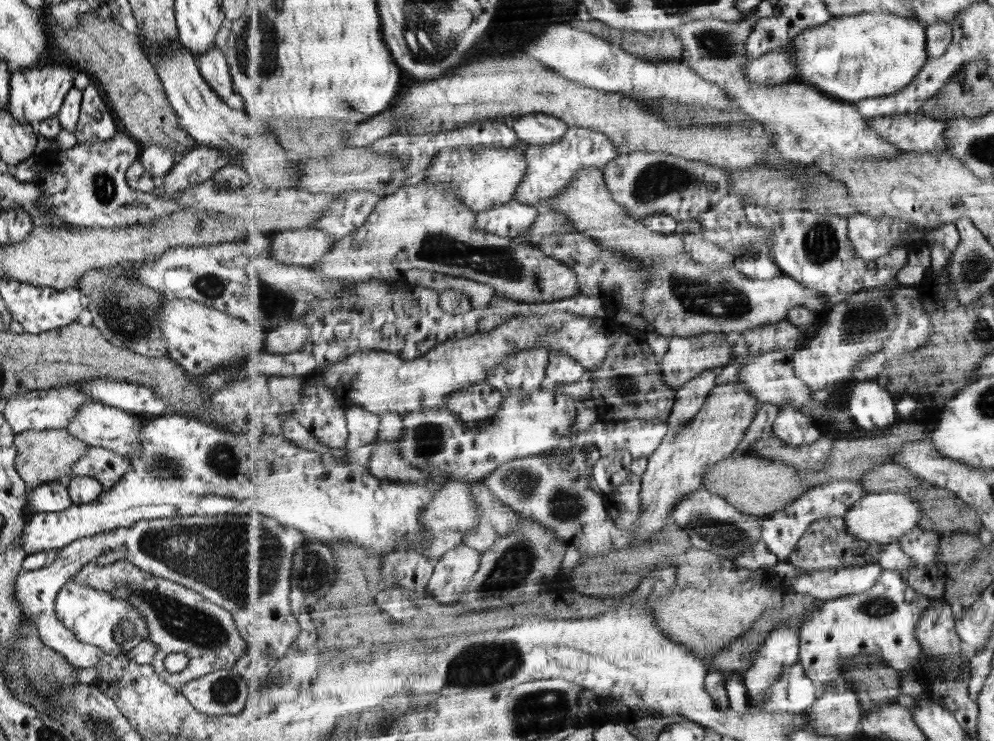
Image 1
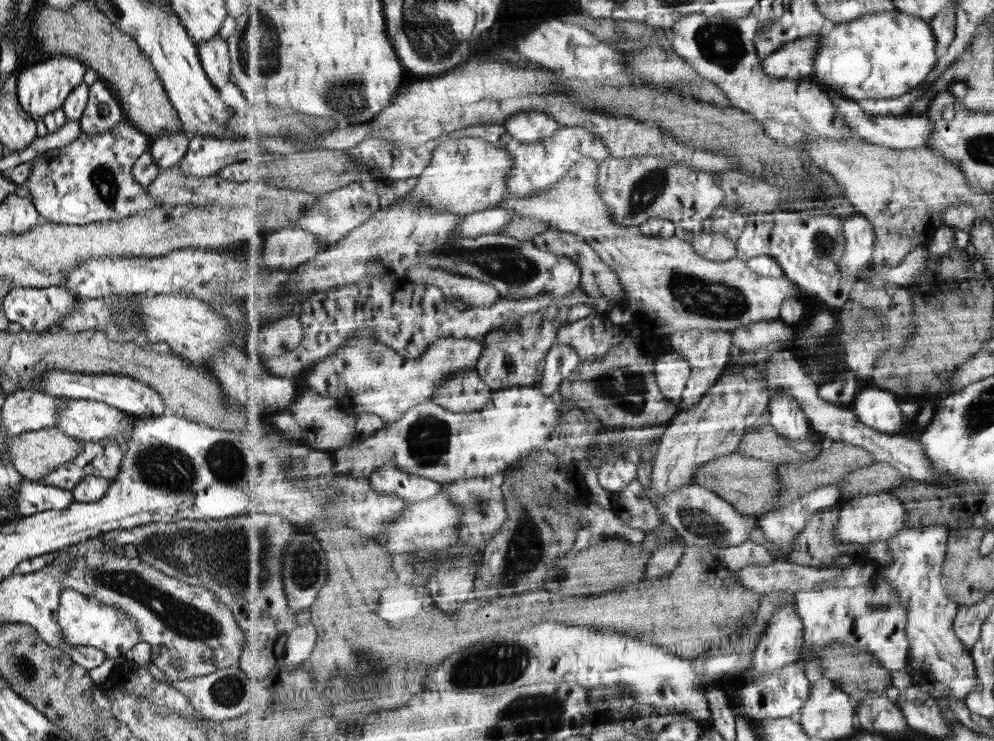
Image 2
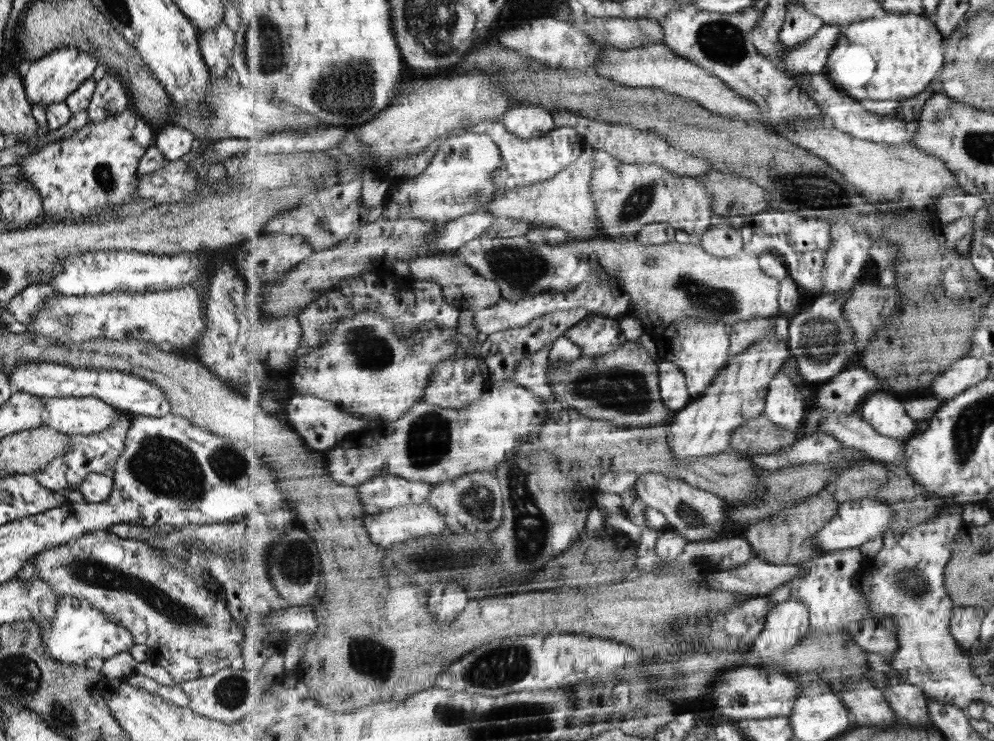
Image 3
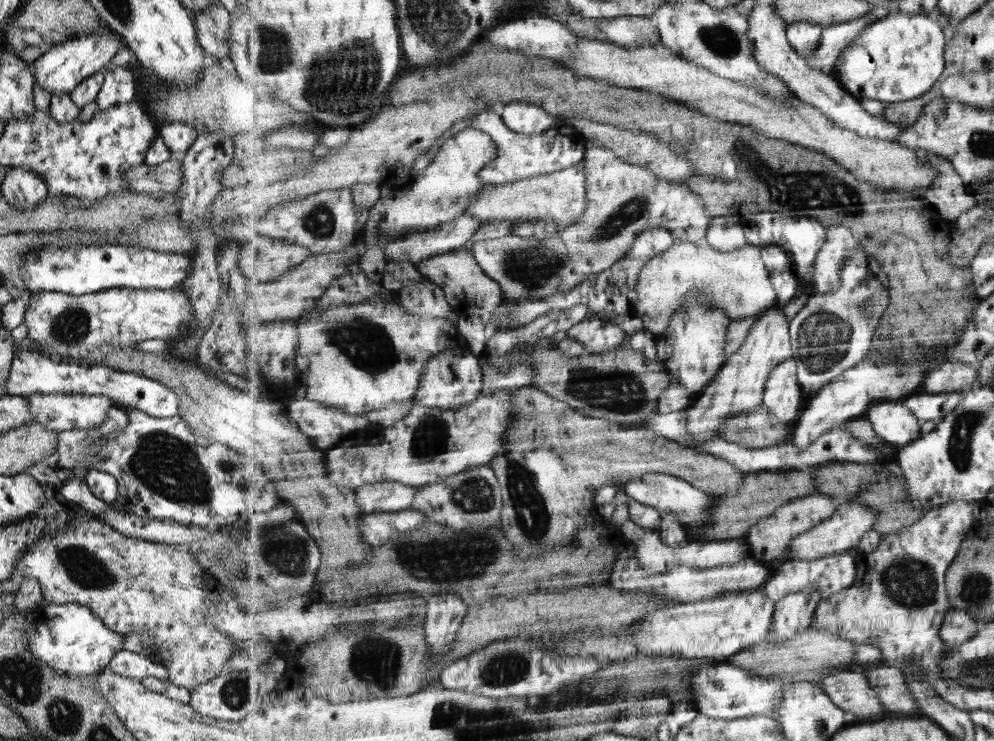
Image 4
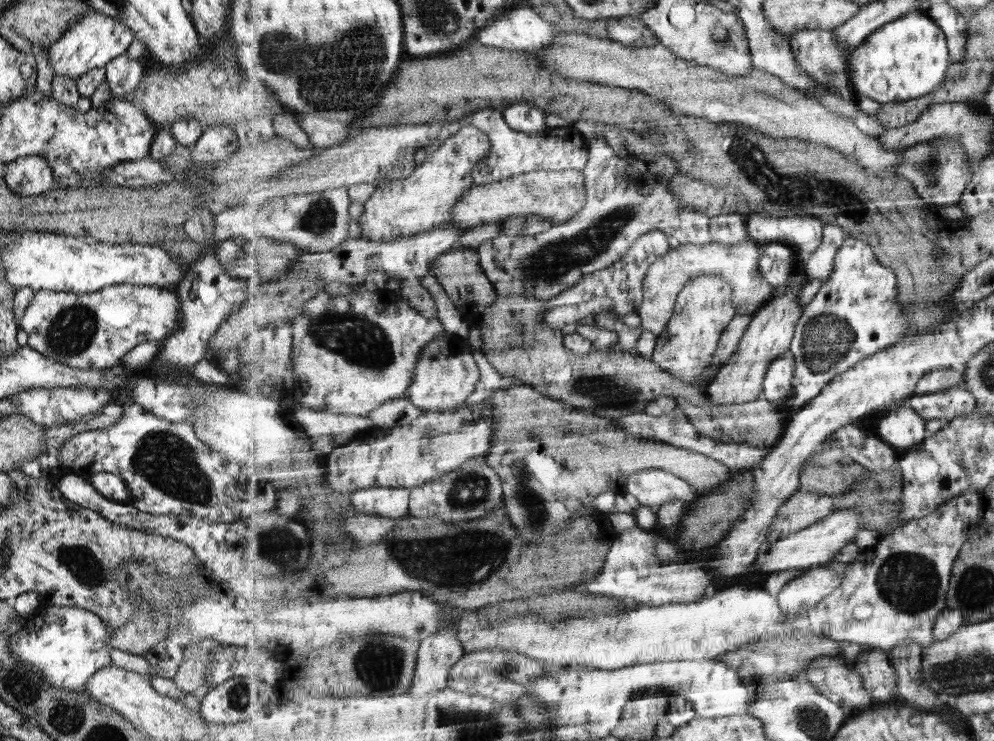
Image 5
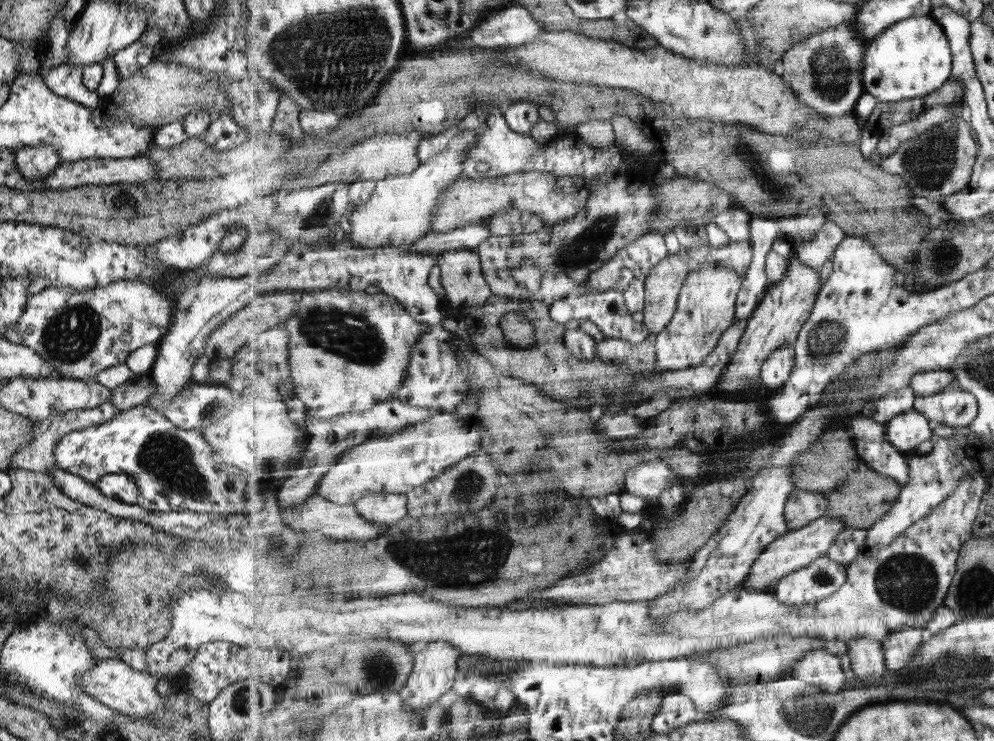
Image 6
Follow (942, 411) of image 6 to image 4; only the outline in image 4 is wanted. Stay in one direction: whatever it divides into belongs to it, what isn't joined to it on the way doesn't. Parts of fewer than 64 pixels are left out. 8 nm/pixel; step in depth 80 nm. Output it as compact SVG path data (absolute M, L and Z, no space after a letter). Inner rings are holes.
M947 392L939 396L923 395L909 396L902 401L907 408L921 421L938 422L946 414L953 412L963 400L963 392Z

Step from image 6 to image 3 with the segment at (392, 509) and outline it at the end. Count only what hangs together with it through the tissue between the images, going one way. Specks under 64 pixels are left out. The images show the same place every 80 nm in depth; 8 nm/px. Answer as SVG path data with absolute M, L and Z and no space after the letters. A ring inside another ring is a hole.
M381 475L363 483L357 490L361 500L373 510L371 513L377 514L379 510L424 503L434 491L434 485L397 475Z

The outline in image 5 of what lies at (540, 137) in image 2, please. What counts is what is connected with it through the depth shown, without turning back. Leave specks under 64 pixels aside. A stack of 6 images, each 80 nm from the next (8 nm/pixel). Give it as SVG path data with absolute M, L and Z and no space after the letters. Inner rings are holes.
M519 102L503 111L506 121L517 132L537 133L549 123L543 109L535 107L531 102Z

